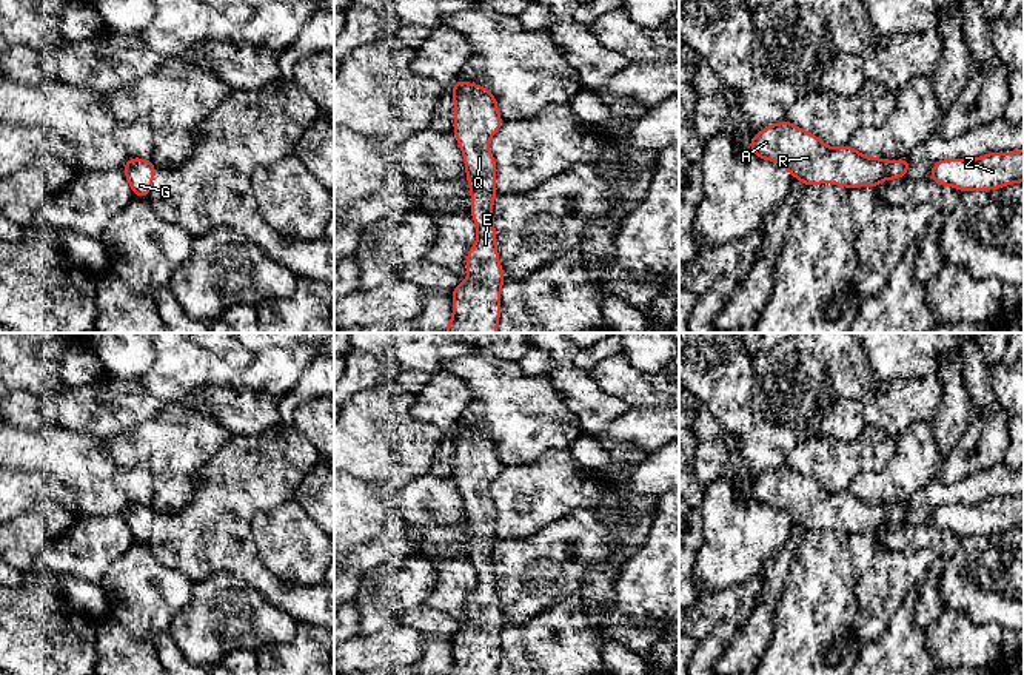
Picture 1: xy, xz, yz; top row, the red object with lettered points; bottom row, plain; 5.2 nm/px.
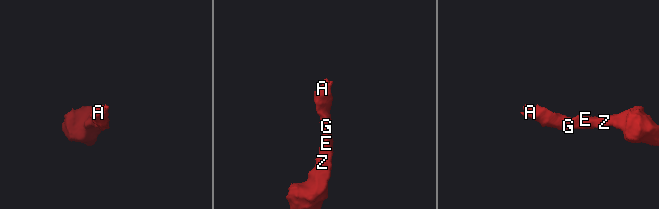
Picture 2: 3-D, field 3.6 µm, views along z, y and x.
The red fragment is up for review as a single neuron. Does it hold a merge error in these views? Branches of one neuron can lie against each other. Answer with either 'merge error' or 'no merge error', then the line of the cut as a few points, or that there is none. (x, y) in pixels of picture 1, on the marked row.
no merge error; no cut

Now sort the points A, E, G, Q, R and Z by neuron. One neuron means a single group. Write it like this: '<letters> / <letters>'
A E G Q R Z

